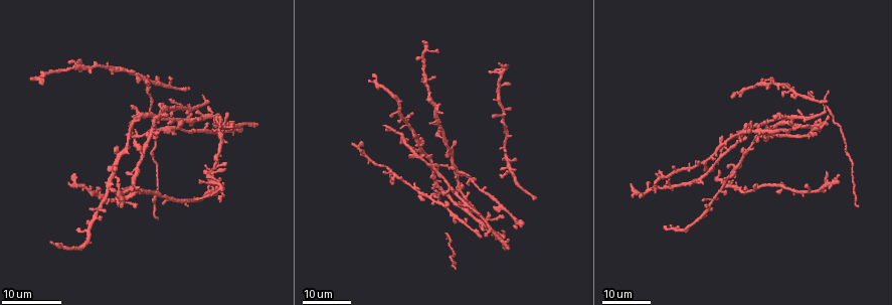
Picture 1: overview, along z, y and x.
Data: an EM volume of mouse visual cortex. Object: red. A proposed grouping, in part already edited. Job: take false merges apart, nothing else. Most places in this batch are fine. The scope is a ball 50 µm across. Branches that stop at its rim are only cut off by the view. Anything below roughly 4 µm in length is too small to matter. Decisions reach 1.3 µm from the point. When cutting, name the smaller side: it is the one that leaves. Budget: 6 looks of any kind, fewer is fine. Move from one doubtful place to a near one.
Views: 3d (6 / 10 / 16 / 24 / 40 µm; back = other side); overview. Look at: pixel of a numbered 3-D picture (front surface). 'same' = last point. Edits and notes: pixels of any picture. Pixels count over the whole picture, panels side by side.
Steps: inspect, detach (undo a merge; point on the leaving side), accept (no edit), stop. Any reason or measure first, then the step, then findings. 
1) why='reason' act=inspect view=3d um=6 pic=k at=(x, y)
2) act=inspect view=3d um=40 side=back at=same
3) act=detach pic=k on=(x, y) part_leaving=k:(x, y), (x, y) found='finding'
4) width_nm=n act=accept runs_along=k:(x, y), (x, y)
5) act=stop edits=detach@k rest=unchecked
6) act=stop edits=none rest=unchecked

why='four or more arms meet' act=inspect view=3d um=24 pic=1 at=(725, 181)

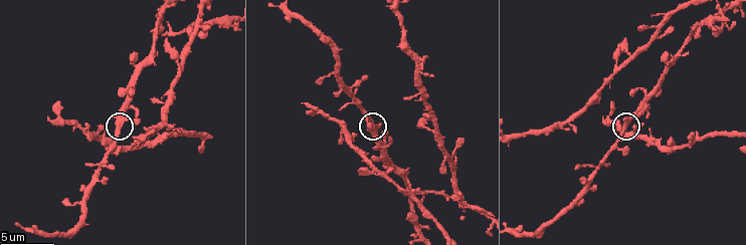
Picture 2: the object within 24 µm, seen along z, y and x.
act=inspect view=3d um=6 pic=2 at=(629, 121)

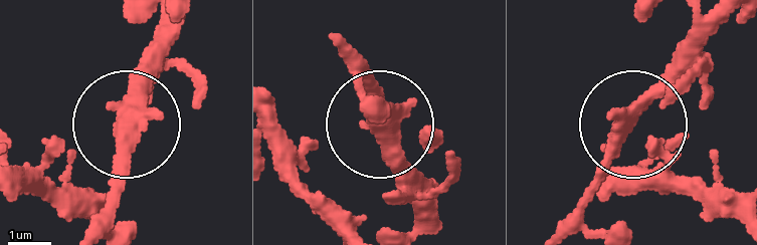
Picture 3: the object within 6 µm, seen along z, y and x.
arms=4 act=accept found='one cell here'

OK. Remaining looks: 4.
why='three-way junction' act=inspect view=3d um=10 pic=2 at=(158, 34)

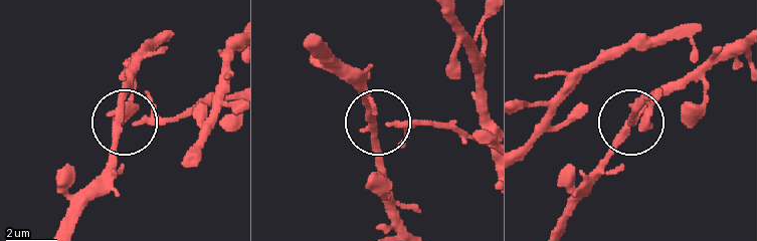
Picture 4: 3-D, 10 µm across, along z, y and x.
why='zoom in' act=inspect view=3d um=6 pic=4 at=(130, 123)

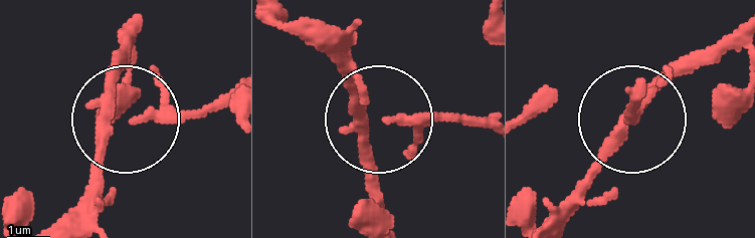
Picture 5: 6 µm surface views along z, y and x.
arms=3 act=accept runs_along=5:(737, 31), (684, 60), (568, 197) found='one cell here'

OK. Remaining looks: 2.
why='a fork' act=inspect view=3d um=24 pic=1 at=(761, 131)

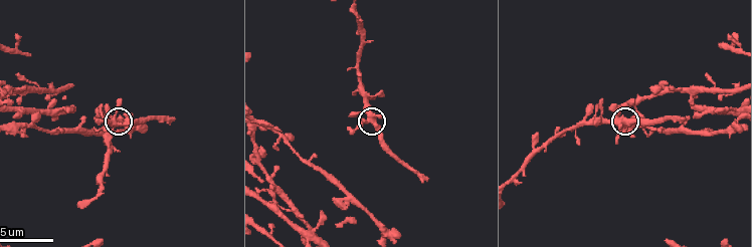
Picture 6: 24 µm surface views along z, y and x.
act=inspect view=3d um=6 pic=6 at=(624, 121)

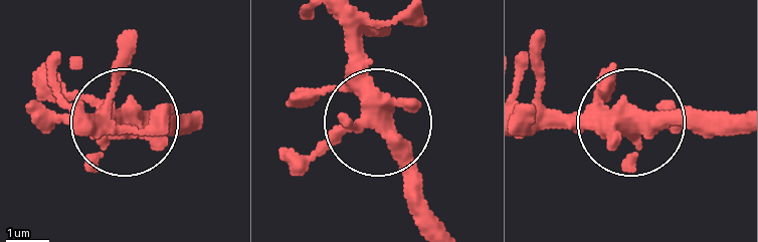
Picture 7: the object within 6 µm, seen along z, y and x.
arms=3 act=accept found='all the same cell'

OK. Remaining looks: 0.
act=stop edits=none rest=unchecked

